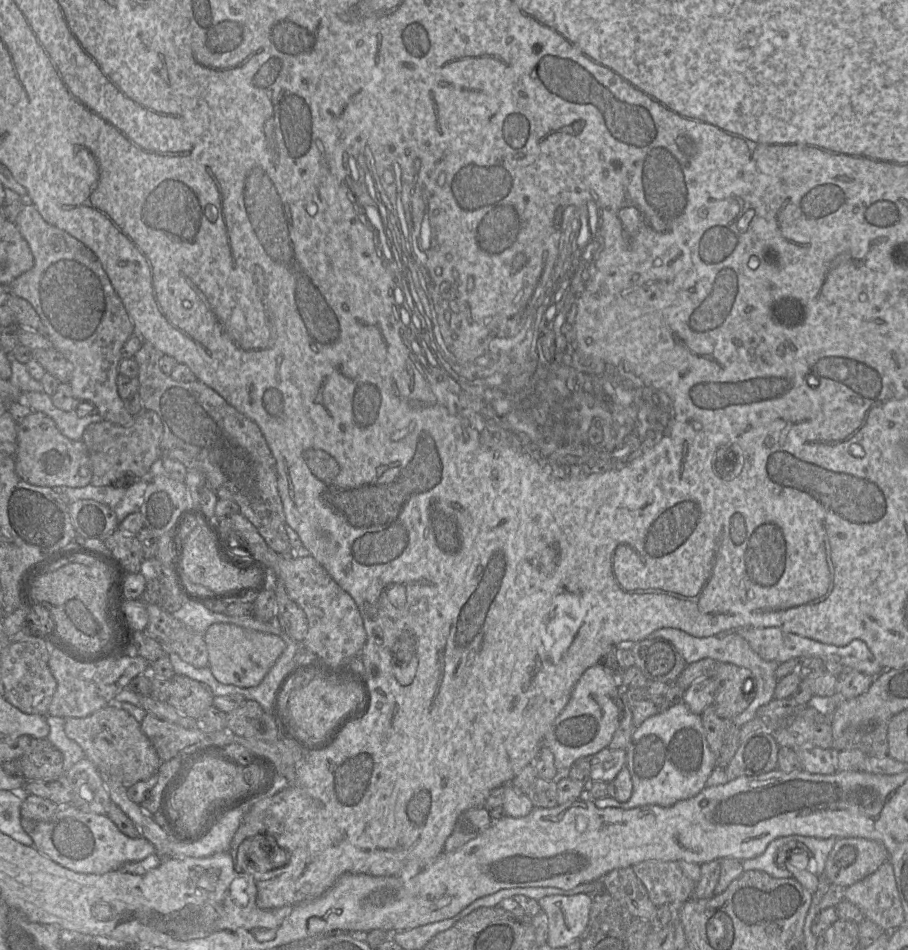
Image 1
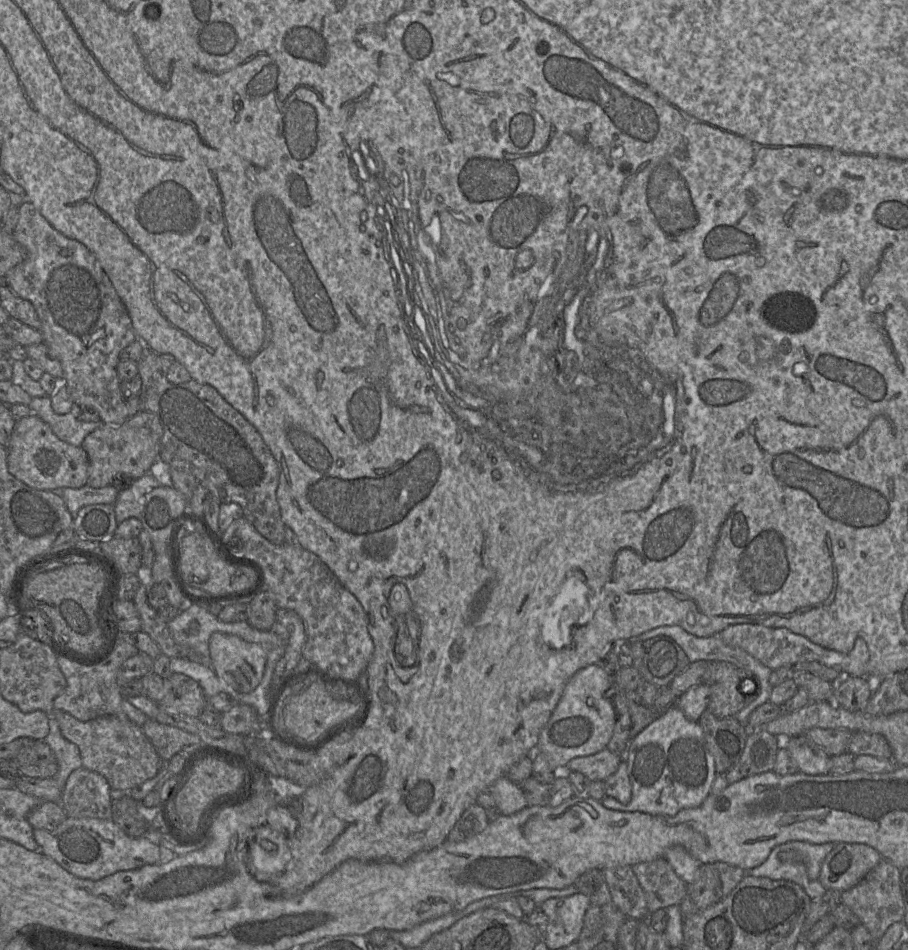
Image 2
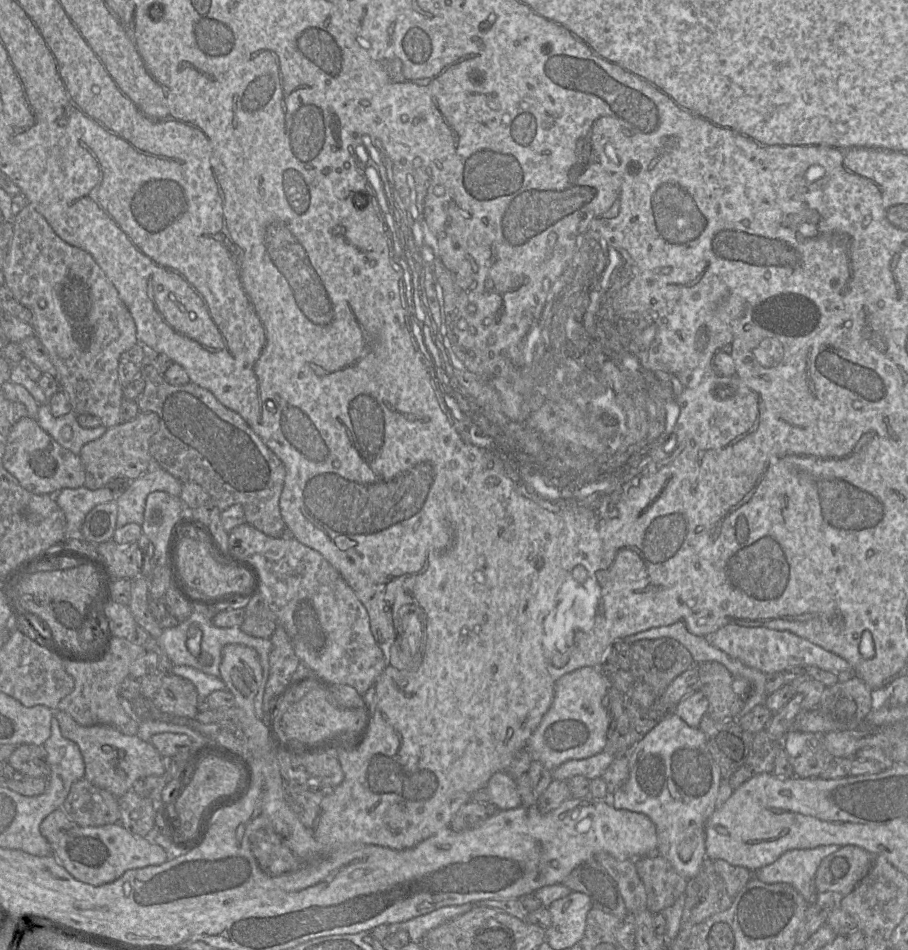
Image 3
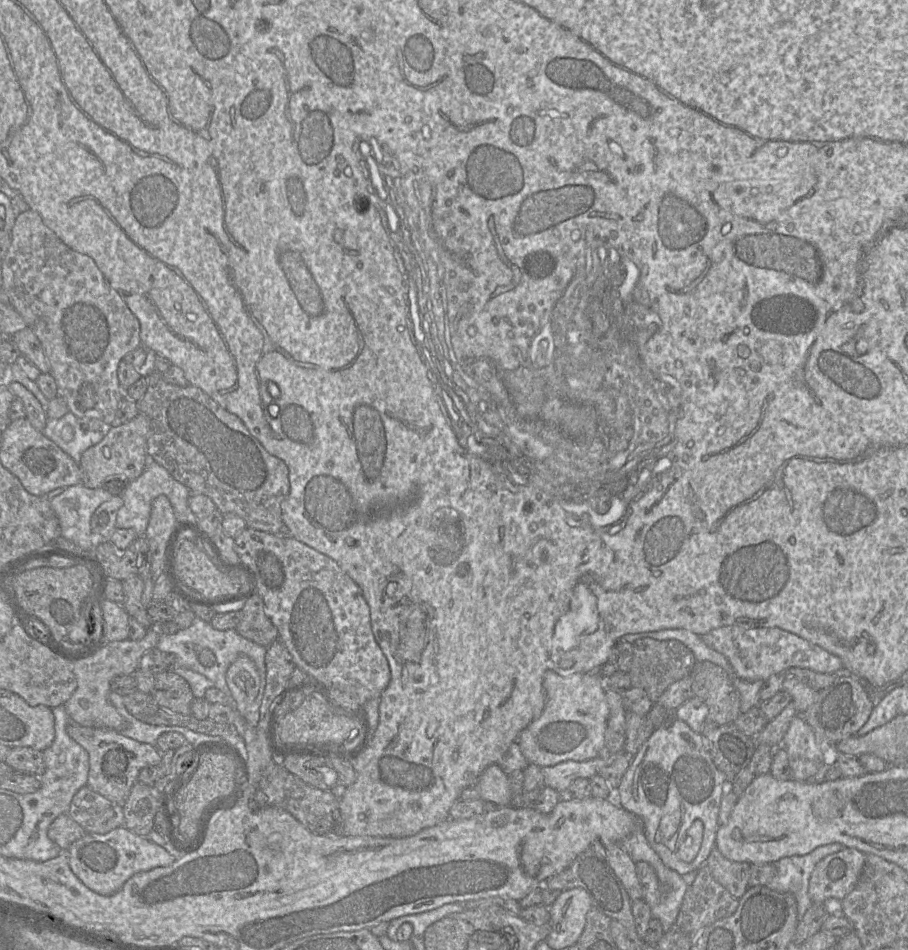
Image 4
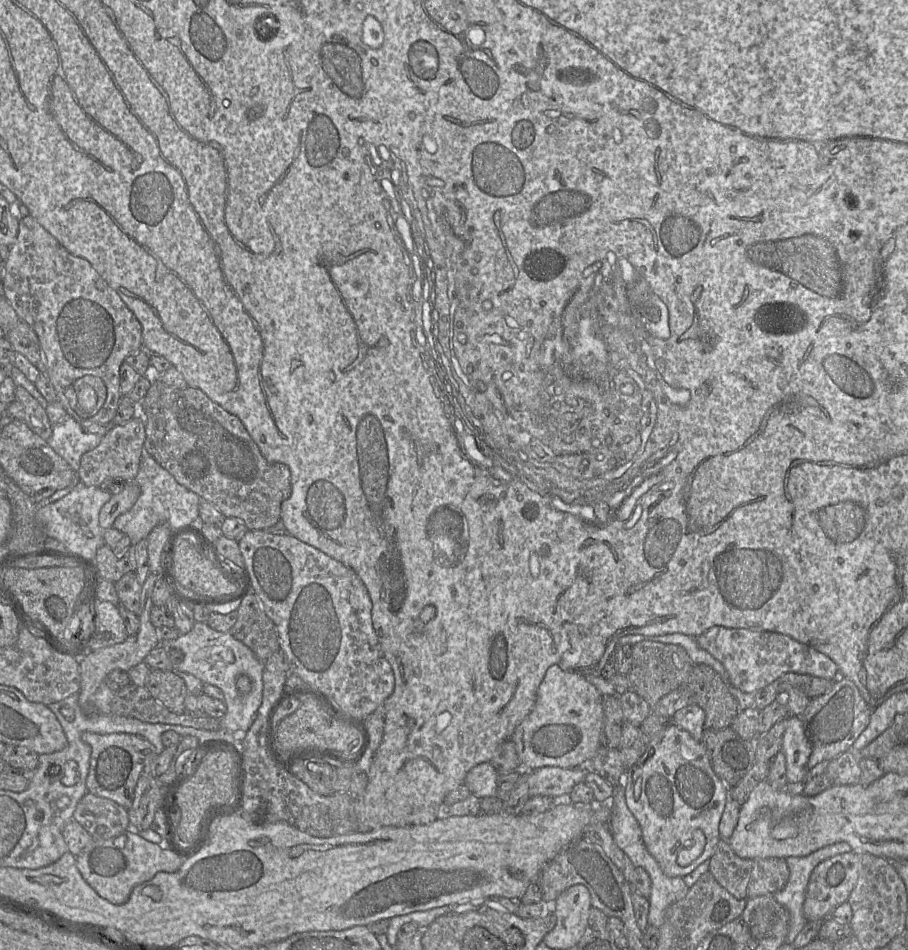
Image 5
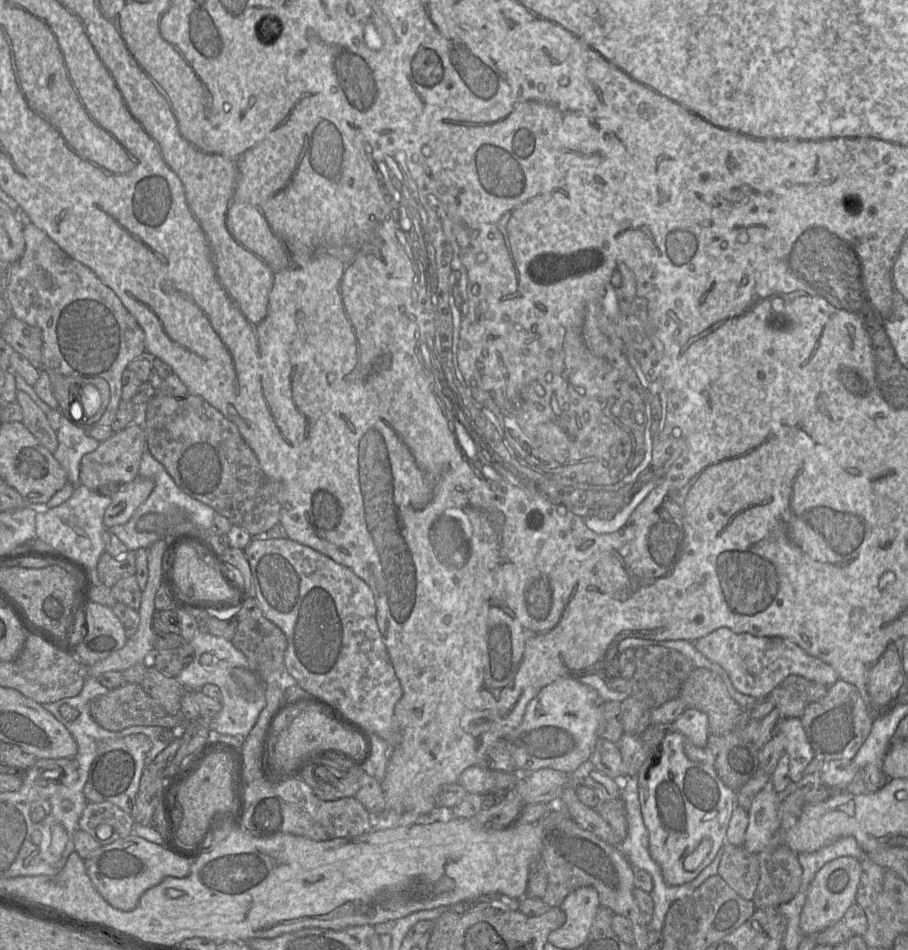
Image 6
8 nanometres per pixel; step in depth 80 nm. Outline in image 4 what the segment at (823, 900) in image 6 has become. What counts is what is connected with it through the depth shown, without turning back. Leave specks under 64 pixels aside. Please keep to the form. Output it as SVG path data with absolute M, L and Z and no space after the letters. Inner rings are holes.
M855 848L828 855L820 860L810 877L808 895L813 904L822 905L828 898L844 899L856 887L862 873L866 855Z

